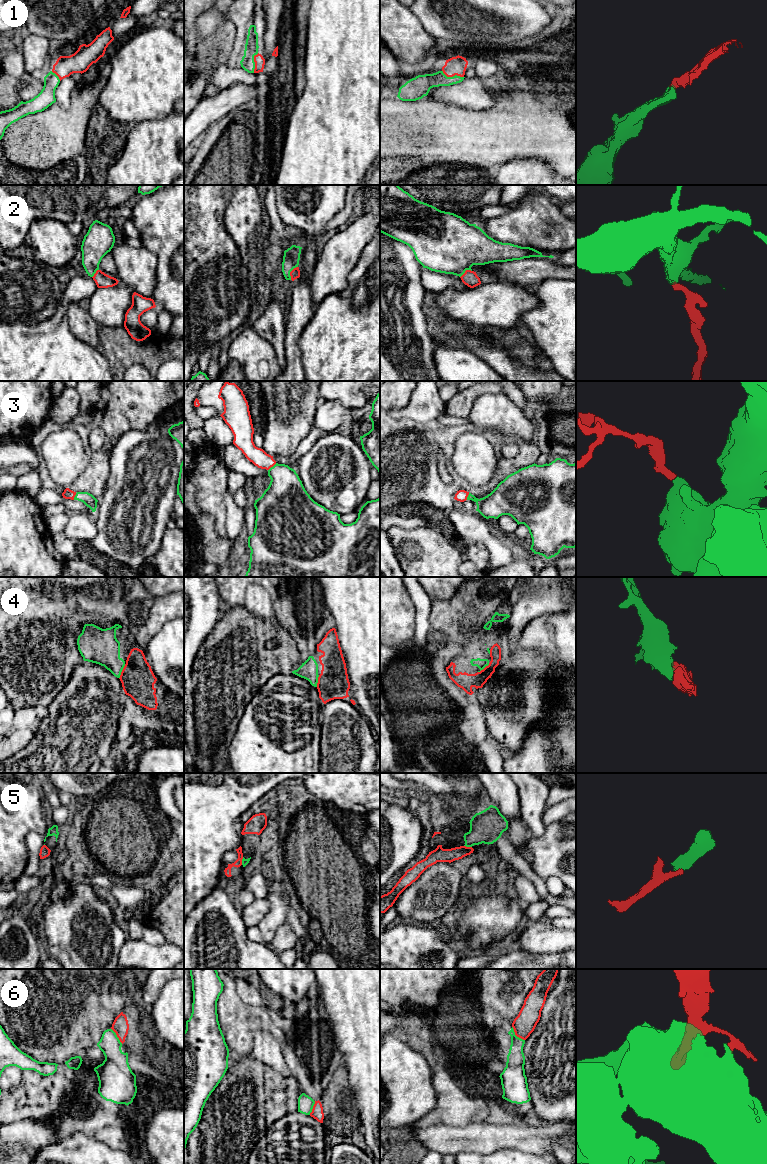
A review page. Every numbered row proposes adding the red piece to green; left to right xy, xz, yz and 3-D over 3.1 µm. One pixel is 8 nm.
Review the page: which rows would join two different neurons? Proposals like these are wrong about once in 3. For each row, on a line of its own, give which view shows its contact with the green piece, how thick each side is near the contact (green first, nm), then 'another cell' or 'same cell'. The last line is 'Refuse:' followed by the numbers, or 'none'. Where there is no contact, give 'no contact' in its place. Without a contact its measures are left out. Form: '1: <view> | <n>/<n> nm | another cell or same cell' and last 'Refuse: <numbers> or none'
1: yz | 140/150 nm | same cell
2: xz | 130/80 nm | same cell
3: xz | 300/140 nm | same cell
4: xy | 280/260 nm | same cell
5: yz | 260/110 nm | same cell
6: yz | 150/180 nm | another cell
Refuse: 6

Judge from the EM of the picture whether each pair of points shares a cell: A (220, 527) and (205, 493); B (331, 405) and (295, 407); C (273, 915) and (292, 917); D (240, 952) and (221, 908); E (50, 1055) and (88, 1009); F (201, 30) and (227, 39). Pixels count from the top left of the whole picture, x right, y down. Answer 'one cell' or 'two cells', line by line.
A: one cell
B: two cells
C: two cells
D: one cell
E: one cell
F: two cells

